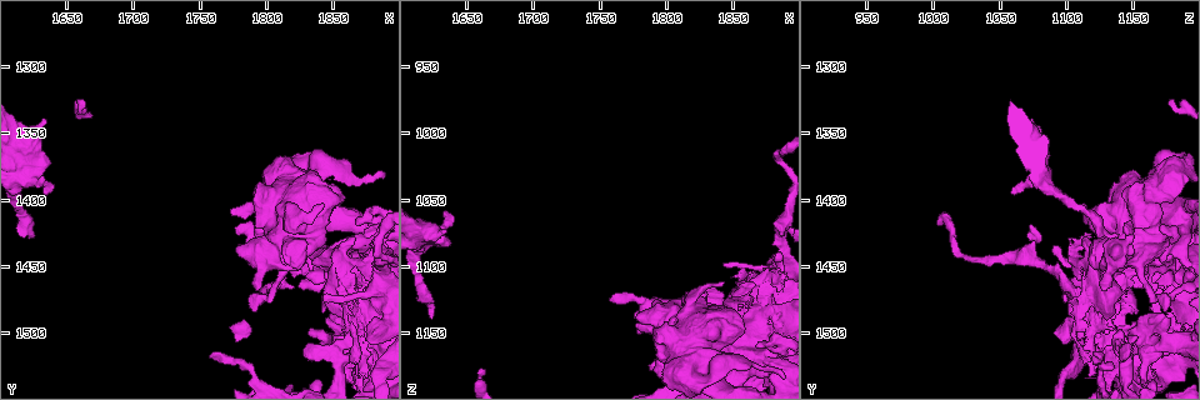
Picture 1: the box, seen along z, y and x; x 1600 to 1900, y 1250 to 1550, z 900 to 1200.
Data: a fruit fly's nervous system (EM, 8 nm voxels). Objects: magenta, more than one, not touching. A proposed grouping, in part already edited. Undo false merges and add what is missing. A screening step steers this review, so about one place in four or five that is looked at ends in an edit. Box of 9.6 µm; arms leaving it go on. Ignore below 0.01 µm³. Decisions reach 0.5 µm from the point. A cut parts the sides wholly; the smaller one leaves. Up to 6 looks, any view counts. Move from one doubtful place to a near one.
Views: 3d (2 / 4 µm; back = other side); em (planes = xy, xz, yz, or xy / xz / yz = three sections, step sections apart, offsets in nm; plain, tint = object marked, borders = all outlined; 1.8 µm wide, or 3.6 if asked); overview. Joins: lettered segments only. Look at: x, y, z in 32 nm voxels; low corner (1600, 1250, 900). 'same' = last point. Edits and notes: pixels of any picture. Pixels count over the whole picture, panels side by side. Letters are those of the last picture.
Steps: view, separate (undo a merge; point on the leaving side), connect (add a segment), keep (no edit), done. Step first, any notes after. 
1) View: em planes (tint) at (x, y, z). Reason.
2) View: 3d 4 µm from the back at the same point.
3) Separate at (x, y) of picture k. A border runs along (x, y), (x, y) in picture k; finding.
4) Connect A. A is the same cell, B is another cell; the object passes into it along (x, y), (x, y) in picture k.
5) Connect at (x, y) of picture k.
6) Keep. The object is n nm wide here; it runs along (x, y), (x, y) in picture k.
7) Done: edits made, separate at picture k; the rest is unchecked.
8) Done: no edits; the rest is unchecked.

View: em yz step 16 (borders) at (1758, 1518, 1122). Free end.

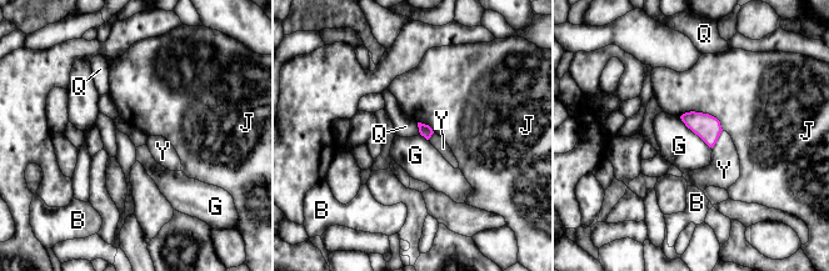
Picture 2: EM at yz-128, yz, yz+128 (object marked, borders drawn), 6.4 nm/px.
View: em xy step 16 (borders) at the same point.

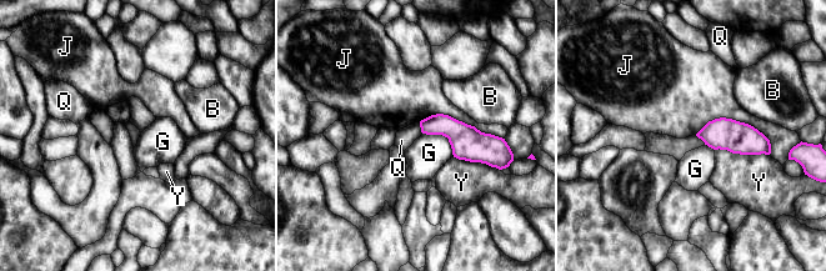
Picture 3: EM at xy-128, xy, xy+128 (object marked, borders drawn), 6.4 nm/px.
Keep. B, G, J, Q and Y are other cells; none of them fits.

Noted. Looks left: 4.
View: em planes (borders) at (1632, 1342, 1072). Thick end.

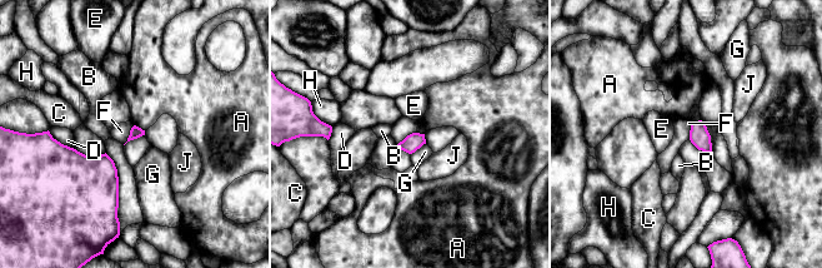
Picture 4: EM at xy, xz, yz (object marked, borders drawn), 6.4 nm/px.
Keep. A, B, C, D, E, F, G, H and J are other cells; a border runs along (416, 132), (406, 135), (397, 144) in picture 4; no lettered segment goes on from it.

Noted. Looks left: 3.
View: 3d 2 µm at (1622, 1428, 1138). Free end.

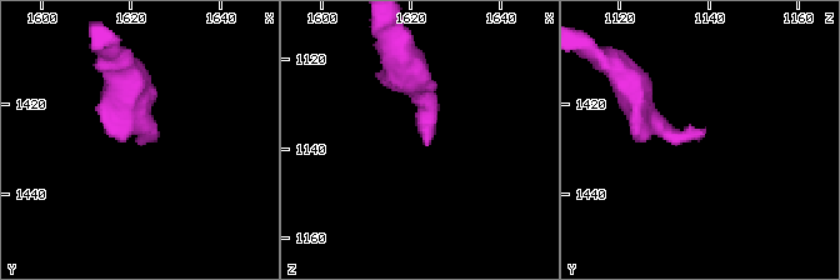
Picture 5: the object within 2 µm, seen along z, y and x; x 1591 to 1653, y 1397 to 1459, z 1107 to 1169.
View: em planes (borders) at (1623, 1426, 1139). Now the EM.

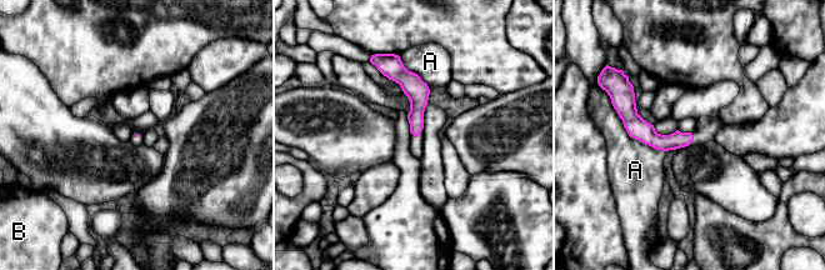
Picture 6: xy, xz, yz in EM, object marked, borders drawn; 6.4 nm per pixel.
Keep. A and B are other cells; no lettered segment goes on from it.

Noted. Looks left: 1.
Done: no edits; the rest is unchecked.

